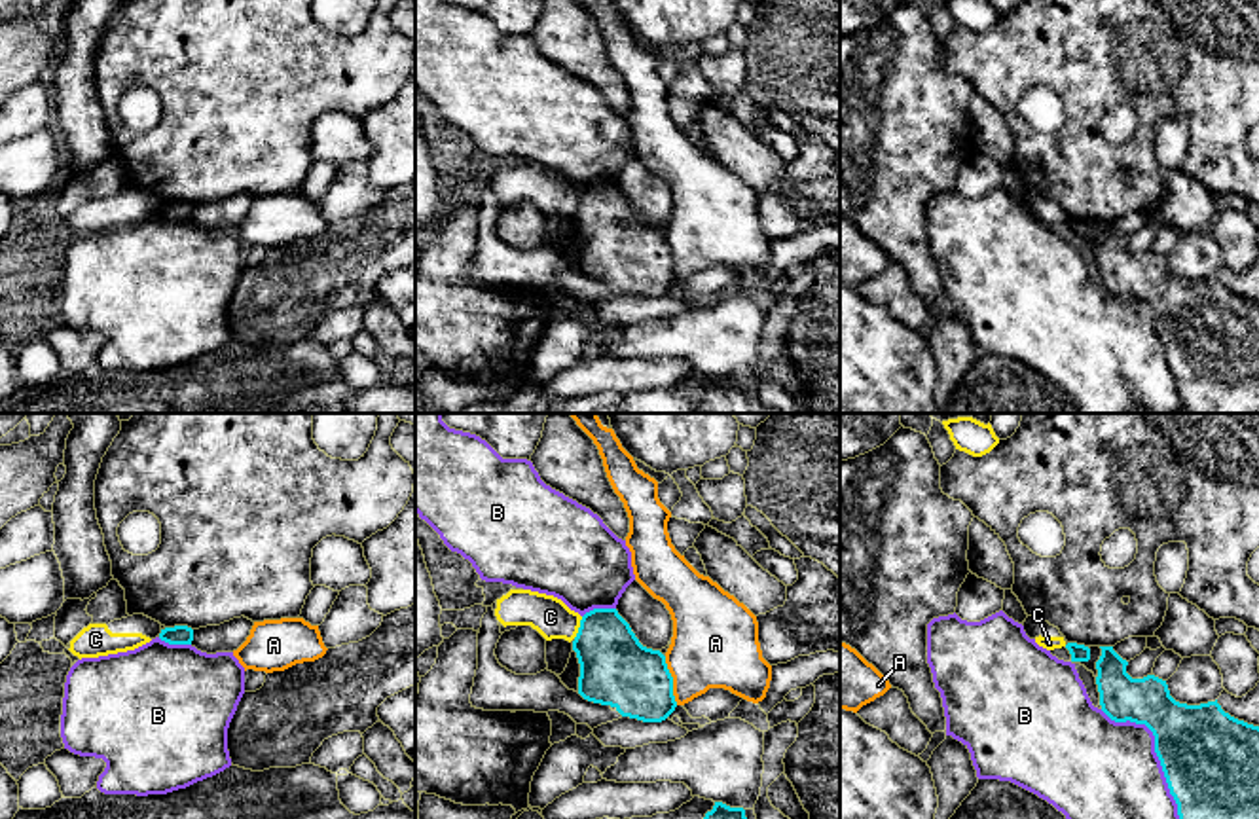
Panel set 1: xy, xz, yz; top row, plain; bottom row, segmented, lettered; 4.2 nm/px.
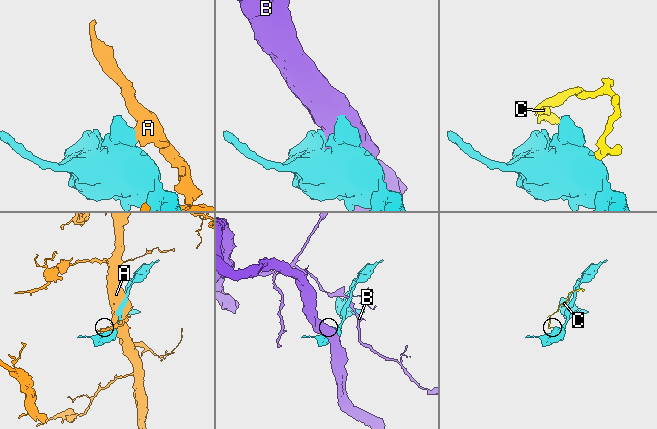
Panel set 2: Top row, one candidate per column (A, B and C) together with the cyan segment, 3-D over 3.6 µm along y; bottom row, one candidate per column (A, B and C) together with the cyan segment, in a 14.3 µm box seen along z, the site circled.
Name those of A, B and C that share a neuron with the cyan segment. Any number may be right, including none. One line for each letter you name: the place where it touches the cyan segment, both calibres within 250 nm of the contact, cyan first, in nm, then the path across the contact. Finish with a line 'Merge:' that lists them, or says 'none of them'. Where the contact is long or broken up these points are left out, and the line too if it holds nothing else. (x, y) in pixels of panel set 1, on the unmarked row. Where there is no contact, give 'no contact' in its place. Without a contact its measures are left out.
Merge: none of them

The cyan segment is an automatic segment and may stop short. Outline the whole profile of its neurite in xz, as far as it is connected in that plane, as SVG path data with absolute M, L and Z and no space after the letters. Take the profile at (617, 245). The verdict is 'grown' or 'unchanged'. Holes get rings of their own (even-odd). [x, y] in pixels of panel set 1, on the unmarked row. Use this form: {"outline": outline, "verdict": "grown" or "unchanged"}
{"outline": "M616 184L586 188L573 226L580 239L578 269L584 275L643 298L662 298L675 286L666 231L643 222Z", "verdict": "unchanged"}

